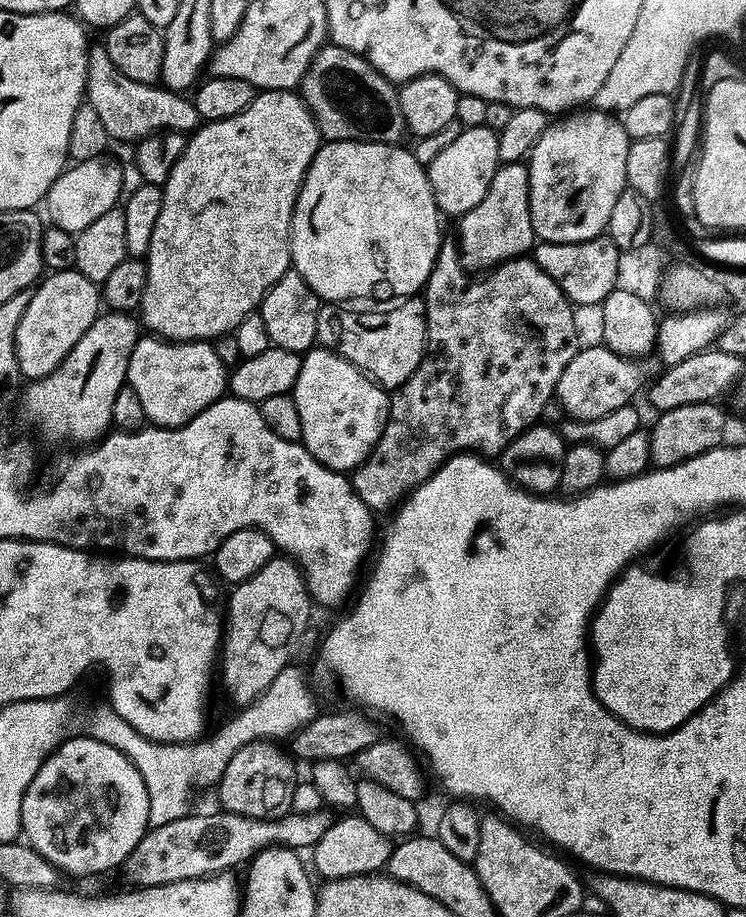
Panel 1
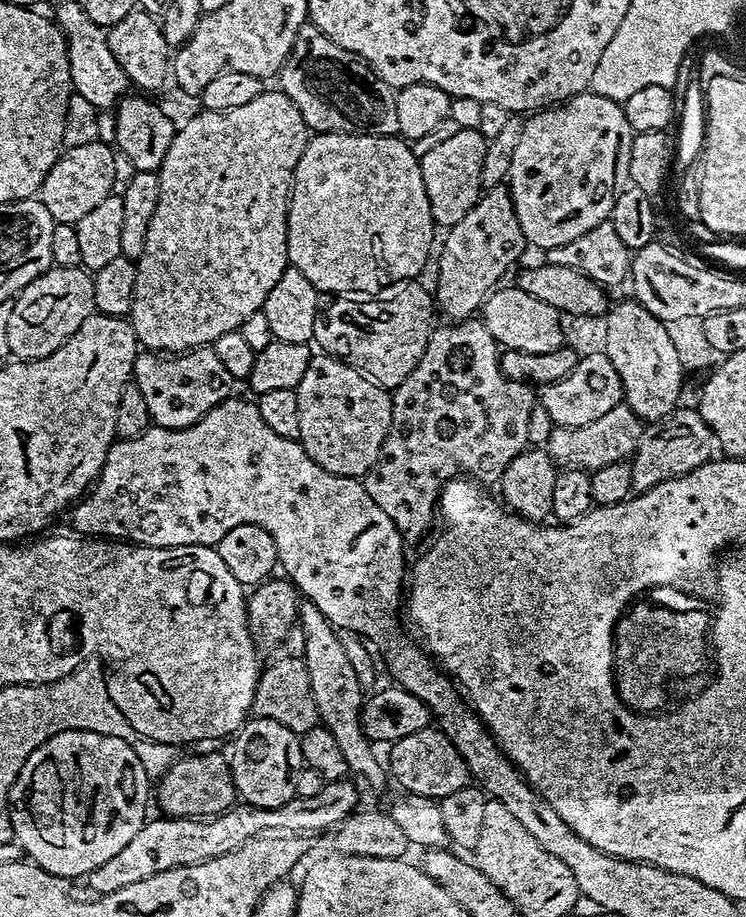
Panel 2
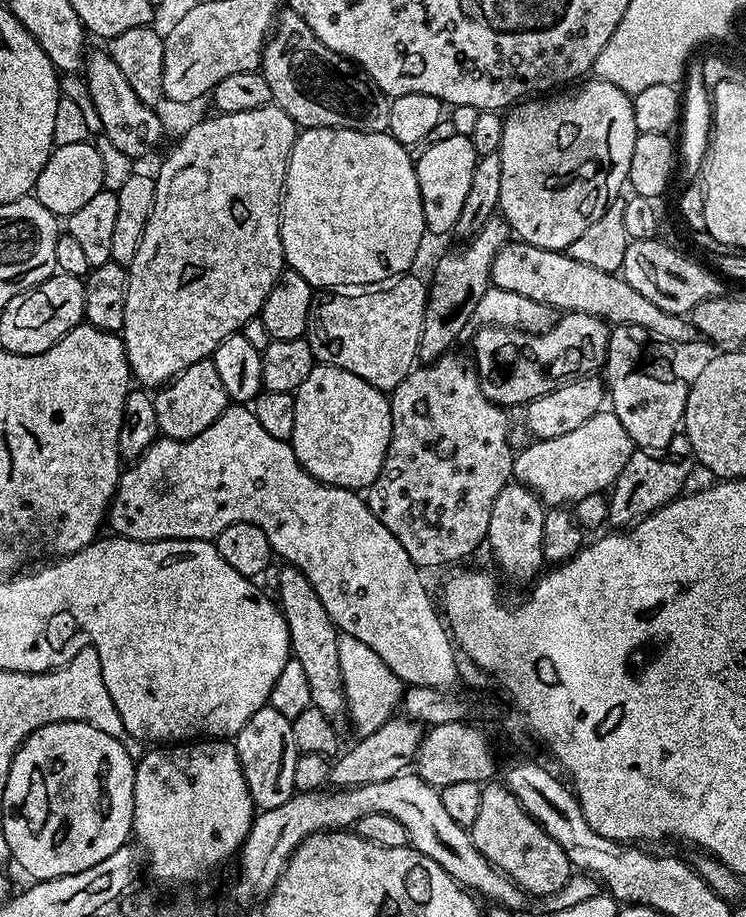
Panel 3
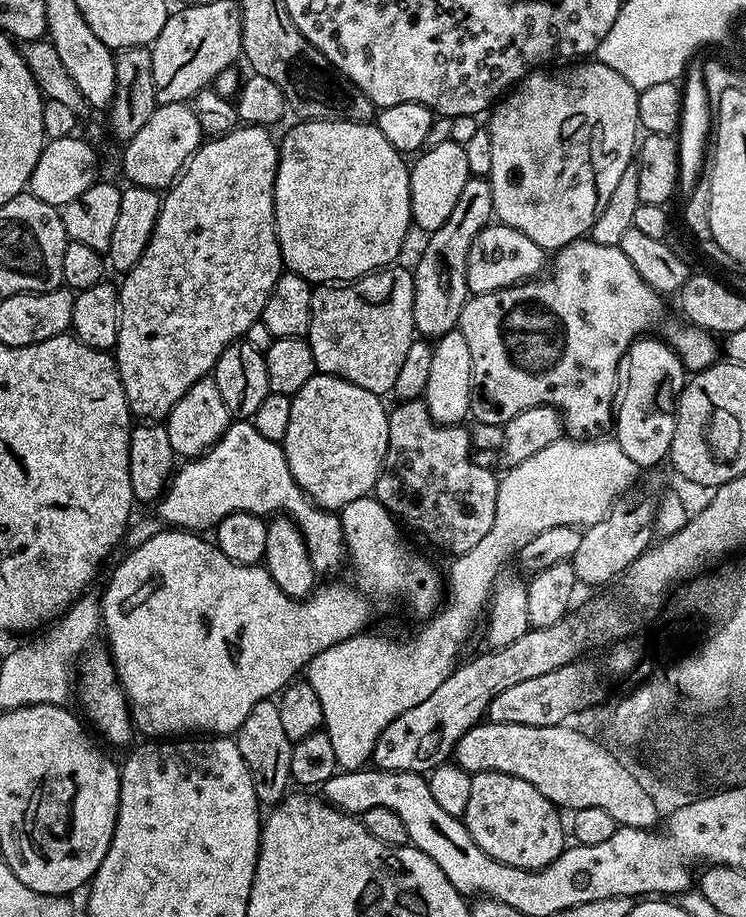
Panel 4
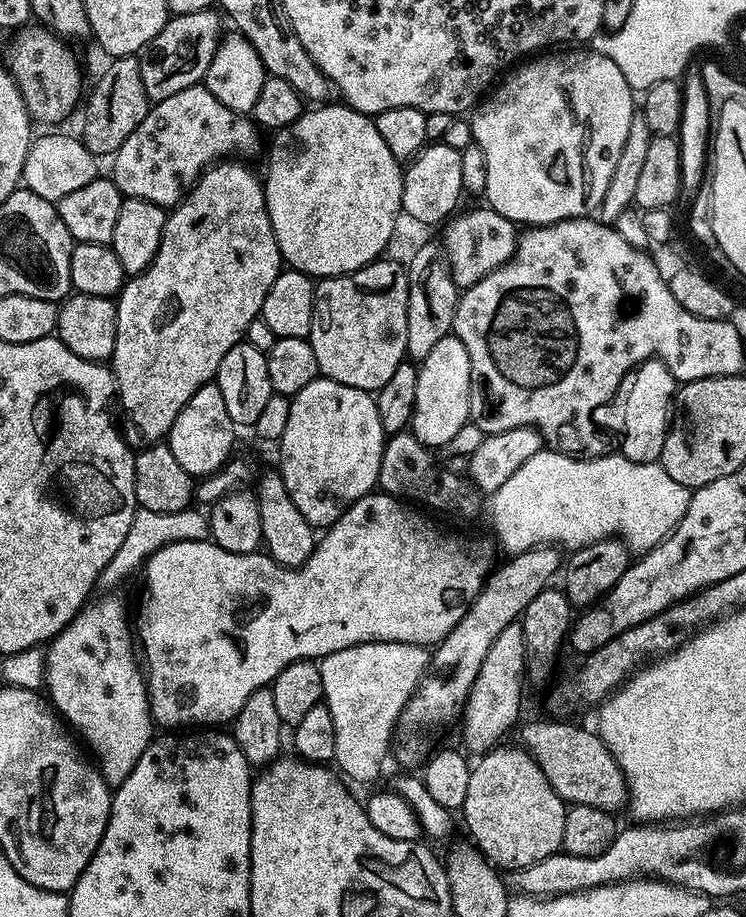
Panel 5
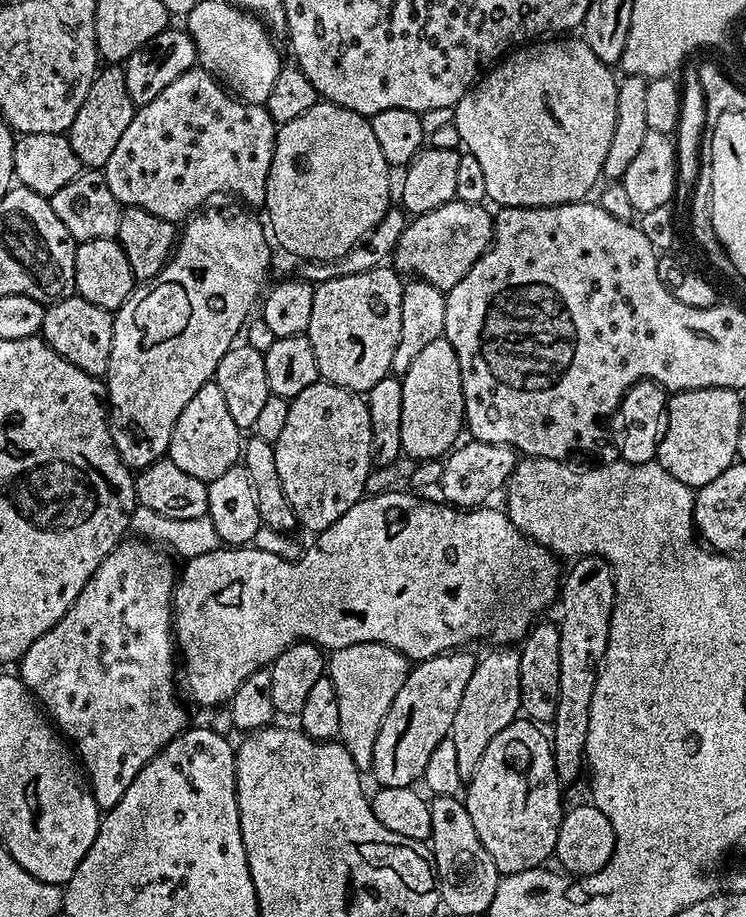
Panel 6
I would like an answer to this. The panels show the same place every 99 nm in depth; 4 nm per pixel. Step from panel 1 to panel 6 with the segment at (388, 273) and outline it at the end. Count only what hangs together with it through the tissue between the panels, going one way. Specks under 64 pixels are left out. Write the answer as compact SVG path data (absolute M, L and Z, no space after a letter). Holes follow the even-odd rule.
M318 102L306 110L306 114L294 118L294 122L286 122L276 129L276 145L274 146L274 158L270 162L270 174L266 178L266 198L262 205L263 211L268 211L267 227L270 229L270 236L277 245L281 244L292 256L297 256L300 262L335 262L341 260L345 254L353 251L361 243L363 238L371 237L372 231L382 222L382 218L387 214L390 205L394 200L394 184L392 188L392 176L390 165L382 155L382 149L378 146L378 141L374 138L374 130L369 117L359 116L357 112L346 110L337 104Z

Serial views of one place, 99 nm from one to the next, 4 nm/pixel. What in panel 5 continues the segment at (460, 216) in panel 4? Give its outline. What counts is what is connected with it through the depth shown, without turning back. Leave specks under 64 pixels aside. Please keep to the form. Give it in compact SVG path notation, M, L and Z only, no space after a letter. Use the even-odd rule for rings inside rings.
M424 244L412 256L412 261L407 261L408 269L408 301L406 302L406 346L408 347L407 359L412 362L419 362L434 350L437 342L442 342L452 332L452 323L456 313L456 302L458 289L452 280L452 269L450 261L441 245Z

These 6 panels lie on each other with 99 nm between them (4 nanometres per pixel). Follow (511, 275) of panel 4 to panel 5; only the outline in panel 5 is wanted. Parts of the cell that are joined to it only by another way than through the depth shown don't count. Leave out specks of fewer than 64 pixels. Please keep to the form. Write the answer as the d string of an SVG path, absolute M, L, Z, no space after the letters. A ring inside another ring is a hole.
M481 206L462 212L453 215L442 228L442 247L450 261L452 280L460 290L474 286L474 282L482 282L486 274L498 270L498 266L506 263L514 254L518 239L517 225L502 218L502 214L493 208Z

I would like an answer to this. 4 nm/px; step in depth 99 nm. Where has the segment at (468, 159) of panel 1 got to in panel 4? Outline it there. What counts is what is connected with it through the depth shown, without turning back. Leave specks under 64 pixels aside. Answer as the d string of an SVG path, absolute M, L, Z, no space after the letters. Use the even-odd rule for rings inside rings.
M449 138L438 146L421 151L415 157L416 165L411 165L408 177L410 178L410 206L412 207L412 222L424 234L430 234L450 218L458 198L462 194L462 186L470 178L466 166L466 150L462 144L455 144Z

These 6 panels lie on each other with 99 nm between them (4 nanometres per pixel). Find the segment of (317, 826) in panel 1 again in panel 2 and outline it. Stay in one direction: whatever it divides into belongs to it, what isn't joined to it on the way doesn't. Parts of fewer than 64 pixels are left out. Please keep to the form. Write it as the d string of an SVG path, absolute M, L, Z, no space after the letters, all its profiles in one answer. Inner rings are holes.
M233 806L227 812L221 812L218 816L208 819L204 818L159 818L160 820L149 819L110 858L110 862L102 862L98 870L89 872L86 877L89 893L101 896L110 894L114 890L122 890L122 886L130 886L130 882L142 882L142 878L150 878L162 870L177 868L183 864L203 864L205 860L226 854L242 842L246 842L251 836L256 835L257 827L244 820L239 820L242 812L241 807Z

